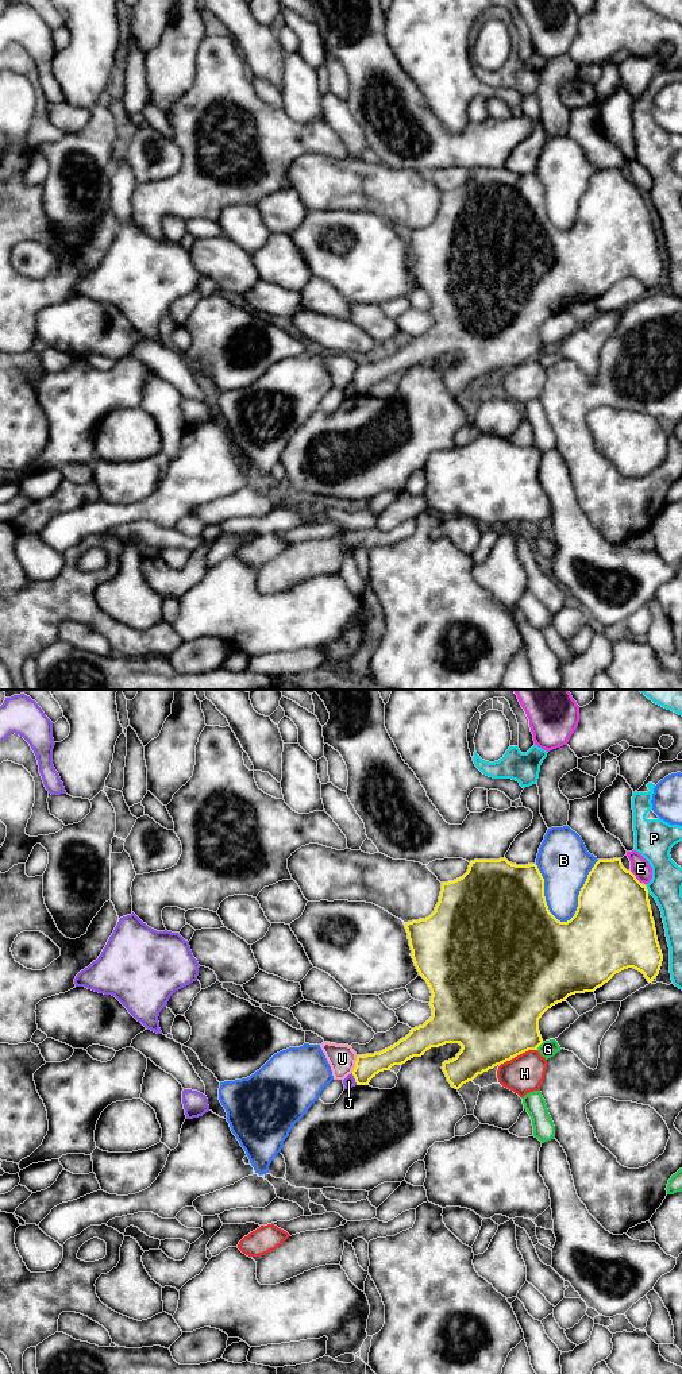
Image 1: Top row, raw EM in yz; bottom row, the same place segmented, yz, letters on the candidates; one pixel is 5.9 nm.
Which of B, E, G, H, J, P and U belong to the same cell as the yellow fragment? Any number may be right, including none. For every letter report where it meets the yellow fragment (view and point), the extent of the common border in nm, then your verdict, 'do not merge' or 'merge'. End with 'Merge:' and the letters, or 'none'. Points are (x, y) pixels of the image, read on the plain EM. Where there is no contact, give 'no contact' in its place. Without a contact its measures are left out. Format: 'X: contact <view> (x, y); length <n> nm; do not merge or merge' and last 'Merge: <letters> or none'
B: contact yz (578, 204); length 440 nm; do not merge
E: contact yz (635, 186); length 100 nm; do not merge
G: contact yz (539, 354); length 60 nm; do not merge
H: contact yz (517, 363); length 240 nm; do not merge
J: contact yz (354, 386); length 80 nm; do not merge
P: contact yz (647, 199); length 40 nm; do not merge
U: contact yz (355, 373); length 110 nm; do not merge
Merge: none

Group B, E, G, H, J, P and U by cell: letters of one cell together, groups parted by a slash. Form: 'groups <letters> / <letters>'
groups B / E / G / H / J / P / U

